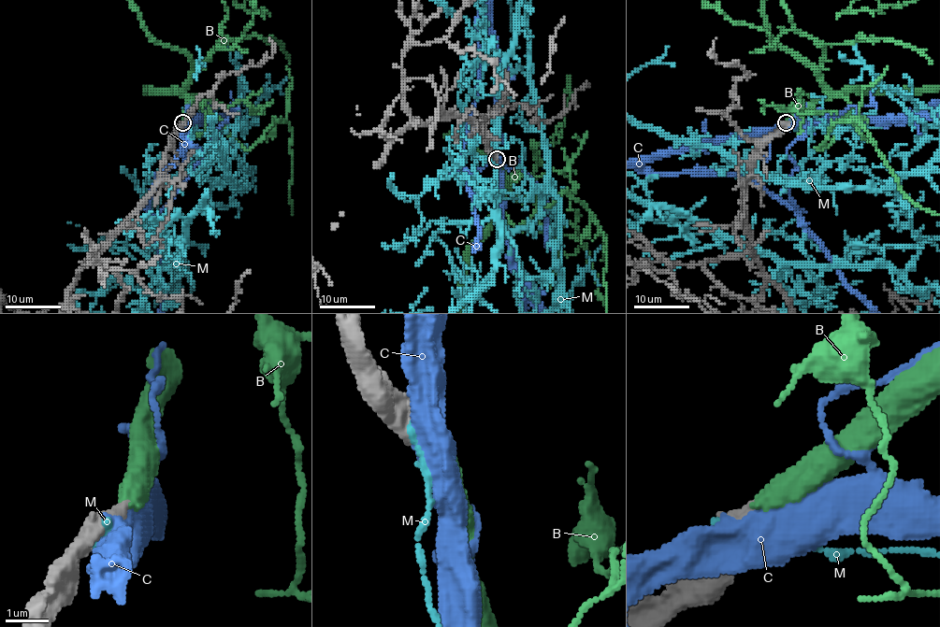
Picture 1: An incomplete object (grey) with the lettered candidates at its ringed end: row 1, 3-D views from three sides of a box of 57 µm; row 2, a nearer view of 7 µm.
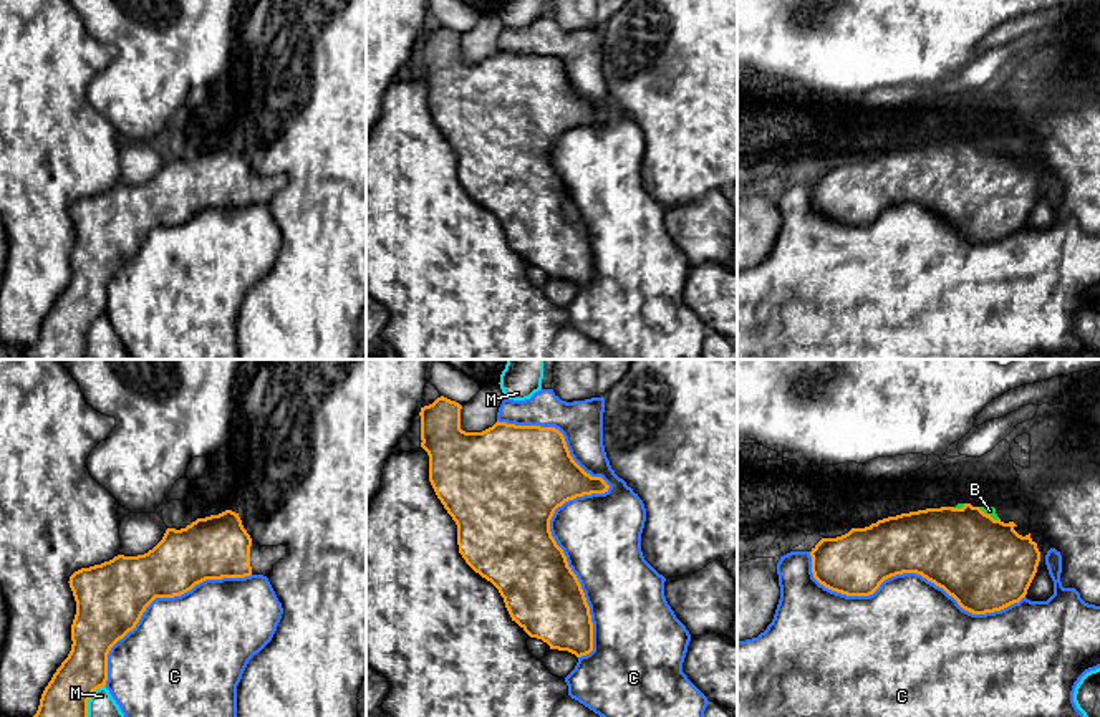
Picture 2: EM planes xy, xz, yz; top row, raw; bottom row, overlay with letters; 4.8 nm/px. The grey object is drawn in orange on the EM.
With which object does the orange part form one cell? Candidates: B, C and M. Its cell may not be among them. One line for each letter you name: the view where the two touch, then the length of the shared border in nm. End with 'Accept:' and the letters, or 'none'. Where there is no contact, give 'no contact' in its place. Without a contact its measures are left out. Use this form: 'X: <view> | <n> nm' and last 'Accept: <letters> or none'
B: yz | 130 nm
Accept: B

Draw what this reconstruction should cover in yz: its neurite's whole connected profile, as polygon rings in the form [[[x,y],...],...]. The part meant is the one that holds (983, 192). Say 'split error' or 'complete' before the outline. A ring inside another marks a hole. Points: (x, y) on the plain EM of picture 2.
split error; [[[971,132],[901,142],[837,167],[822,167],[810,180],[812,202],[825,217],[847,225],[870,225],[885,209],[916,202],[943,217],[962,238],[994,242],[1025,227],[1040,190],[1030,162],[1022,166],[1016,156],[1004,152],[994,136]]]

